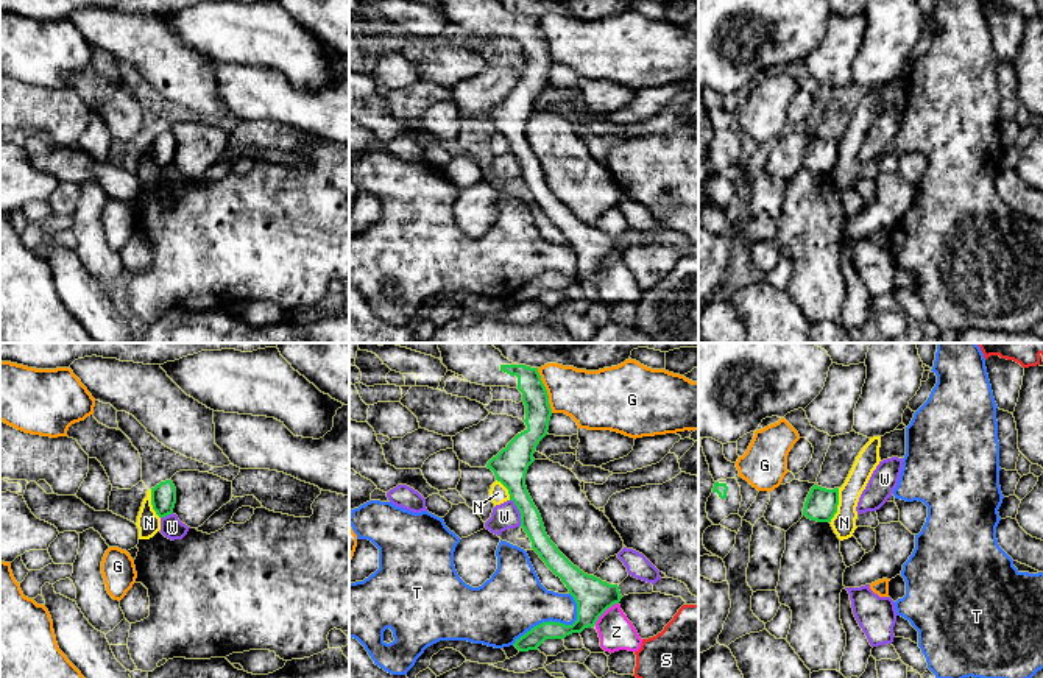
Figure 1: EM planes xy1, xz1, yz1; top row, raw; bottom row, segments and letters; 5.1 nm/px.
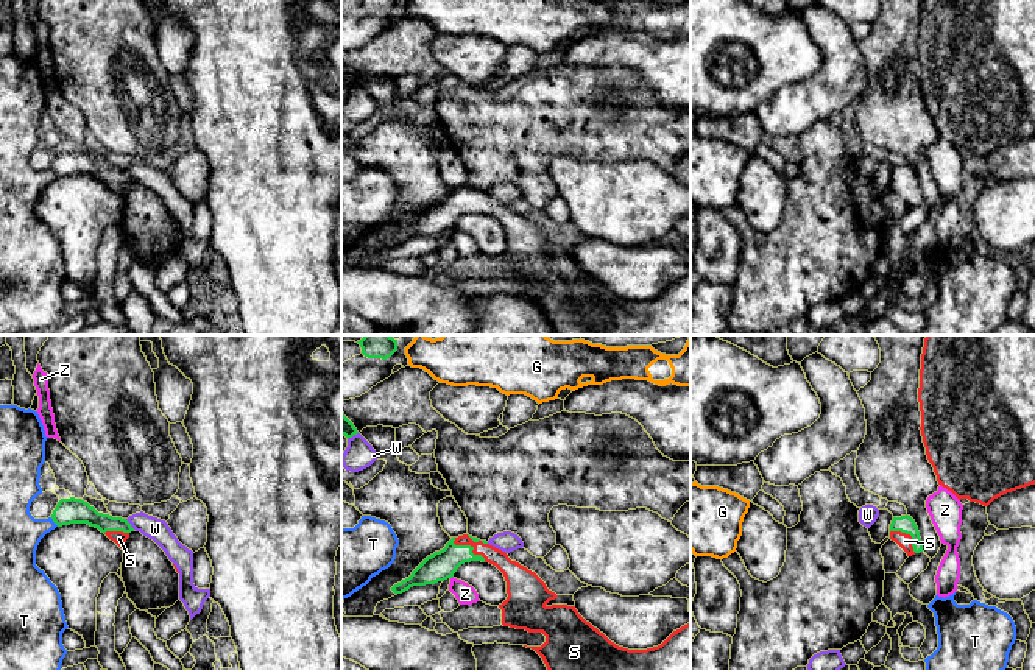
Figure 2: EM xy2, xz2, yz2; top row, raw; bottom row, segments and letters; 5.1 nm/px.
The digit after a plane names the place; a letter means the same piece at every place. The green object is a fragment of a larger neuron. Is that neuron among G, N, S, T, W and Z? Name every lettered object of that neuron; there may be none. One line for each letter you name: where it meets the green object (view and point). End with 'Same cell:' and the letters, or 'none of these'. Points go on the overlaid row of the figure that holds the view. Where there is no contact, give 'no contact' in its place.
S: xz2 (469, 546)
Same cell: S

